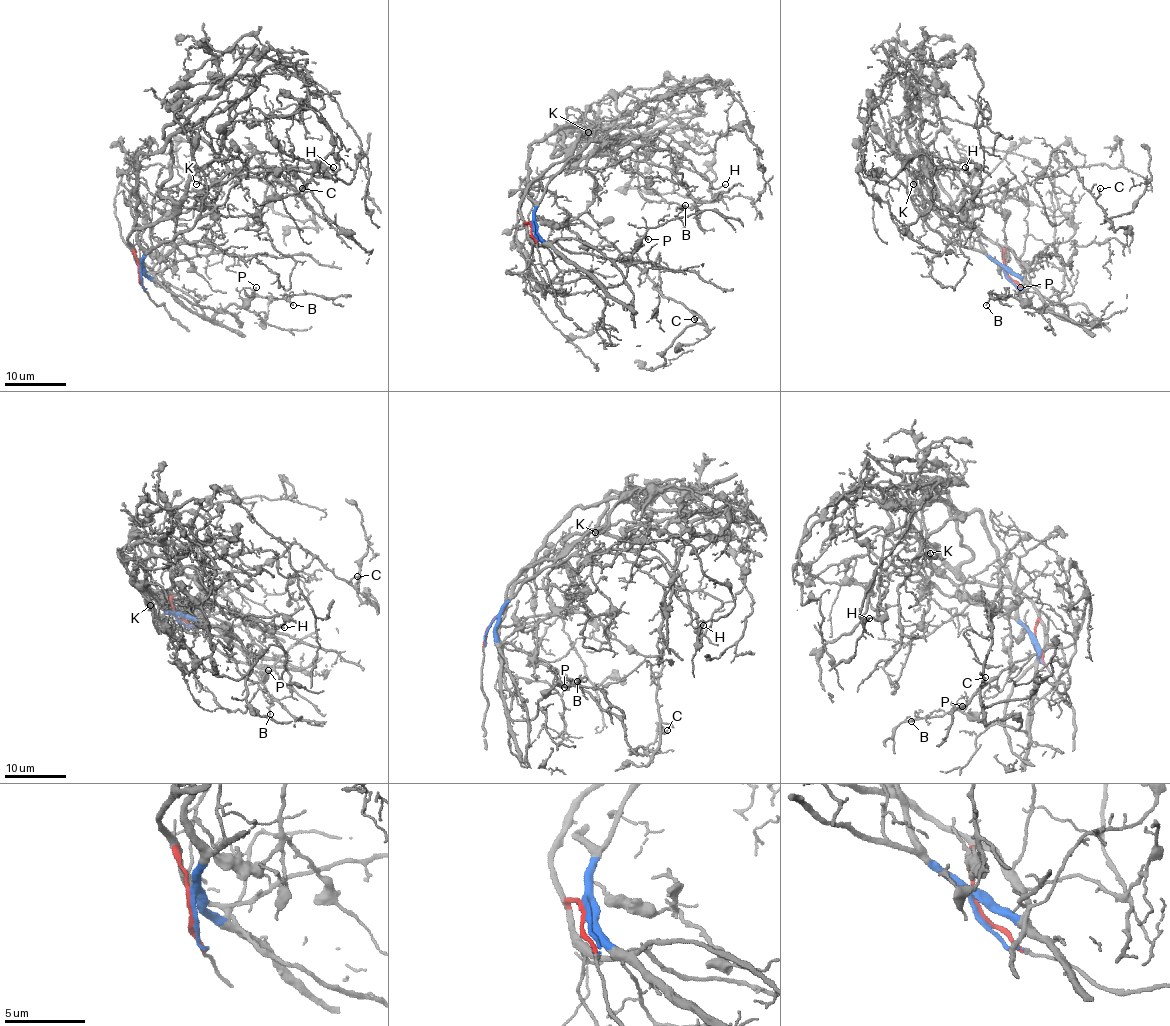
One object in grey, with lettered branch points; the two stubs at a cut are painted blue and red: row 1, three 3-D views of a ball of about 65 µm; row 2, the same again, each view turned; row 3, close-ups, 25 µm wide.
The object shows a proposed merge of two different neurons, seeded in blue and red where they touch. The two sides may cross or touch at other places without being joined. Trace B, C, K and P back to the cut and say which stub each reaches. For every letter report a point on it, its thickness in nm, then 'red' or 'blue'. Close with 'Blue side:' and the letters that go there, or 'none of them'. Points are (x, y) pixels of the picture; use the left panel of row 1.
B: at (293, 305); 70 nm thick; blue
C: at (302, 188); 140 nm thick; blue
K: at (196, 184); 110 nm thick; red
P: at (256, 287); 140 nm thick; blue
Blue side: B, C, P

